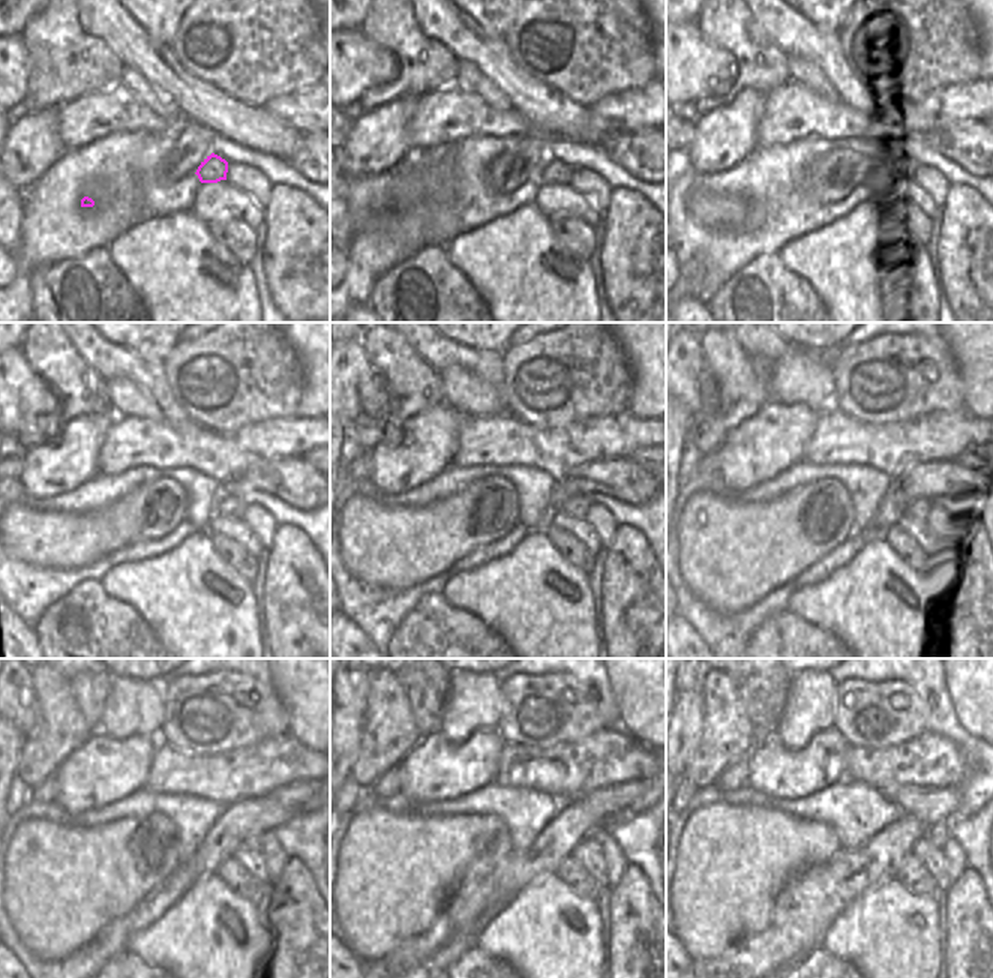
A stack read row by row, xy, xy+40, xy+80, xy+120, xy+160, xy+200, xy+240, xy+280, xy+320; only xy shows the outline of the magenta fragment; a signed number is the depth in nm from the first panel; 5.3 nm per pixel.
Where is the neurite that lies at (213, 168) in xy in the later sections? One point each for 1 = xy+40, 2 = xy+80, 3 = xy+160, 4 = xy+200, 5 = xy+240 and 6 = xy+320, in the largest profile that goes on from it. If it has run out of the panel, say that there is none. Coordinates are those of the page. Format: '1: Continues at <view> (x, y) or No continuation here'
1: Continues at xy+40 (554, 171)
2: Continues at xy+80 (896, 170)
3: Continues at xy+160 (576, 507)
4: Continues at xy+200 (918, 509)
5: Continues at xy+240 (254, 842)
6: Continues at xy+320 (939, 833).

